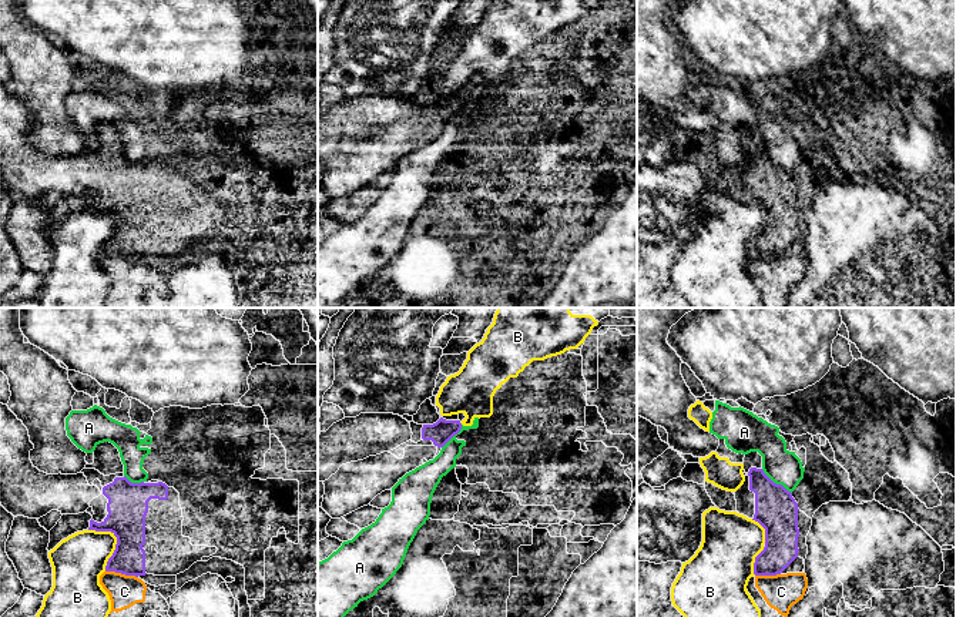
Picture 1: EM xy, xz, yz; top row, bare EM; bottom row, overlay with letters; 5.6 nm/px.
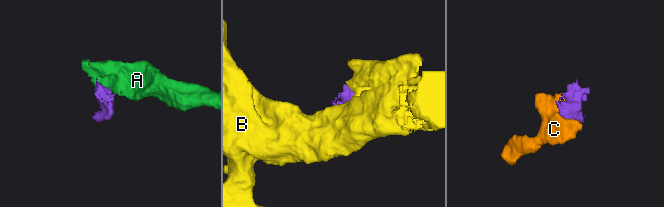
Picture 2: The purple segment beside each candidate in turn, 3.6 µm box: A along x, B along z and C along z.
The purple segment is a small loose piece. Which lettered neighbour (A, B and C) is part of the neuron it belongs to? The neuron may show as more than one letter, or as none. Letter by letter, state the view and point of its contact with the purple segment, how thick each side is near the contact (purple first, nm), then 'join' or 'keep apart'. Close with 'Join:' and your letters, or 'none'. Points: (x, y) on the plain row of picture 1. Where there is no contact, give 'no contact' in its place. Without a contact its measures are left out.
A: contact yz (775, 164); calibres 240 and 190 nm; keep apart
B: contact xy (117, 221); calibres 220 and 300 nm; keep apart
C: contact xy (121, 254); calibres 190 and 180 nm; keep apart
Join: none

